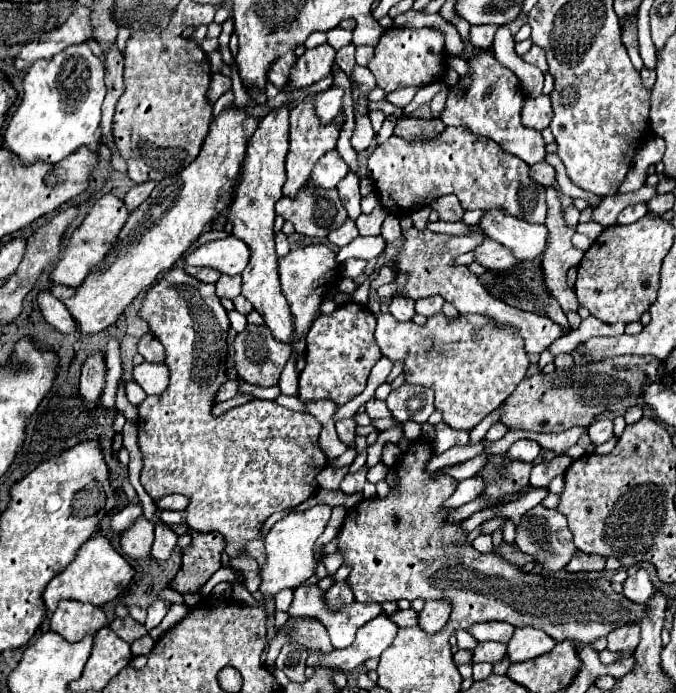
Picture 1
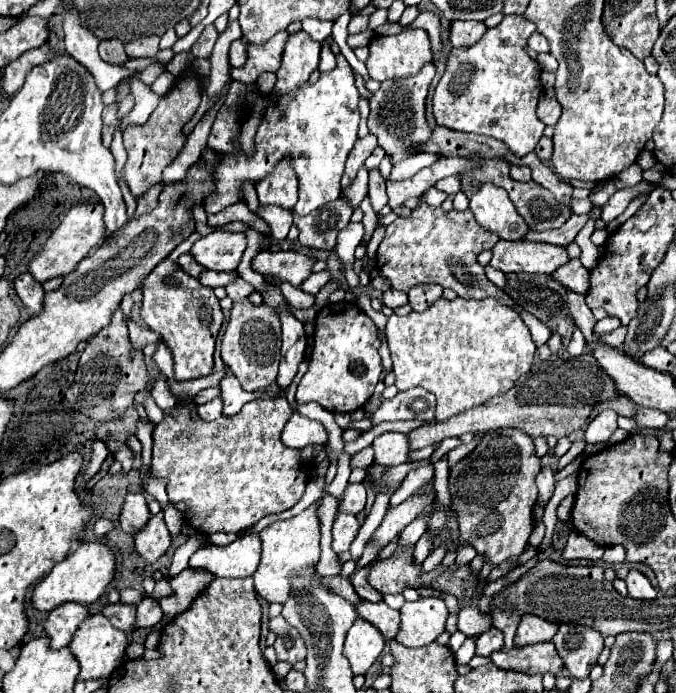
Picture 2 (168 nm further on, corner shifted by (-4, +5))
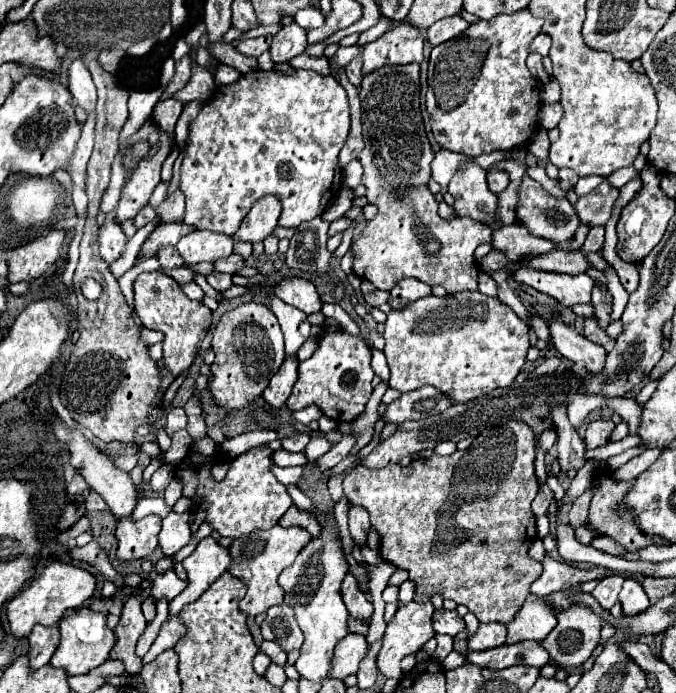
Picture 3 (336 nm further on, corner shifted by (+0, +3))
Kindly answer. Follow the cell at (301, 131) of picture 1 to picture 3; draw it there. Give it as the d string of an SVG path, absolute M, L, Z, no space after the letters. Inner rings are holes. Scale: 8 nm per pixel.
M264 196L254 202L252 210L246 214L242 220L242 226L234 240L248 240L248 242L258 242L264 240L266 236L272 234L274 226L278 224L282 212L282 204L278 196Z

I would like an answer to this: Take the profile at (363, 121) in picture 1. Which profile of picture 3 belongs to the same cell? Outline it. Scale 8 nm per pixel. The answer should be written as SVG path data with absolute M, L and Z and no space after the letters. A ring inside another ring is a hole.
M342 186L340 194L334 198L332 204L328 204L328 210L322 214L322 218L328 220L328 222L332 222L332 220L344 216L352 206L354 206L354 190Z

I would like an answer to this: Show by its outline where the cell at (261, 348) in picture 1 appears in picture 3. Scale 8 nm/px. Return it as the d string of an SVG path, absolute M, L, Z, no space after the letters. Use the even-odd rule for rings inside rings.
M256 302L240 304L220 318L214 330L212 350L216 354L216 360L212 364L210 392L214 400L228 410L246 408L250 402L262 396L264 388L270 382L270 376L280 368L286 356L284 338L276 316L268 306Z

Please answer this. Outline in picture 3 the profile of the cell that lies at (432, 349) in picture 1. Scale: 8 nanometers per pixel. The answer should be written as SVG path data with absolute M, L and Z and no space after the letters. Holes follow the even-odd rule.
M480 292L448 294L444 298L428 296L404 310L392 310L384 328L384 354L390 366L390 388L398 392L410 392L420 386L434 386L440 394L448 396L452 404L464 404L478 396L486 396L496 388L510 386L526 362L530 348L528 328L516 316L516 312L502 304L498 298L490 298Z

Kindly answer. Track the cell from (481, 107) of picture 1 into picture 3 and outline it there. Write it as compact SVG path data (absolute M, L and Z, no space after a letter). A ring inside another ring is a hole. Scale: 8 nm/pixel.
M518 10L514 14L500 14L488 22L480 20L478 24L472 24L464 34L460 34L460 38L452 38L432 48L426 110L430 114L432 134L442 148L478 156L484 152L512 150L516 146L524 146L532 138L538 128L540 84L530 74L526 56L532 38L540 32L540 26L540 18L534 18L528 10Z

